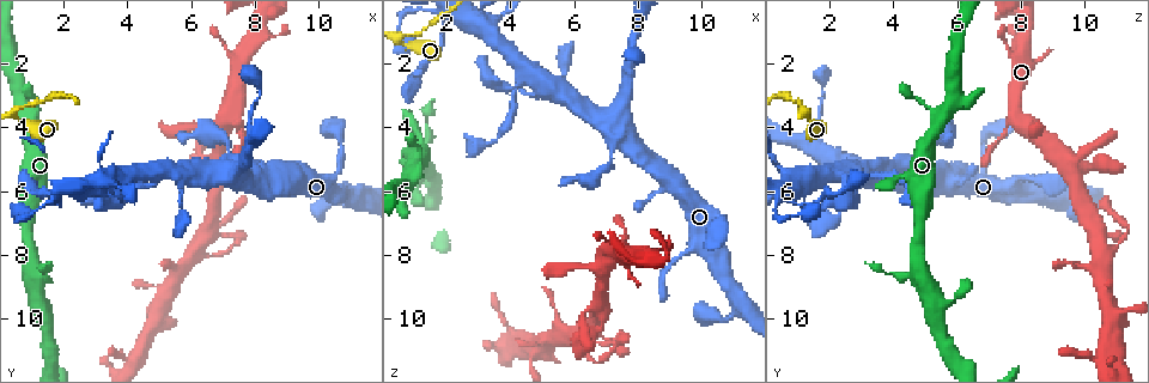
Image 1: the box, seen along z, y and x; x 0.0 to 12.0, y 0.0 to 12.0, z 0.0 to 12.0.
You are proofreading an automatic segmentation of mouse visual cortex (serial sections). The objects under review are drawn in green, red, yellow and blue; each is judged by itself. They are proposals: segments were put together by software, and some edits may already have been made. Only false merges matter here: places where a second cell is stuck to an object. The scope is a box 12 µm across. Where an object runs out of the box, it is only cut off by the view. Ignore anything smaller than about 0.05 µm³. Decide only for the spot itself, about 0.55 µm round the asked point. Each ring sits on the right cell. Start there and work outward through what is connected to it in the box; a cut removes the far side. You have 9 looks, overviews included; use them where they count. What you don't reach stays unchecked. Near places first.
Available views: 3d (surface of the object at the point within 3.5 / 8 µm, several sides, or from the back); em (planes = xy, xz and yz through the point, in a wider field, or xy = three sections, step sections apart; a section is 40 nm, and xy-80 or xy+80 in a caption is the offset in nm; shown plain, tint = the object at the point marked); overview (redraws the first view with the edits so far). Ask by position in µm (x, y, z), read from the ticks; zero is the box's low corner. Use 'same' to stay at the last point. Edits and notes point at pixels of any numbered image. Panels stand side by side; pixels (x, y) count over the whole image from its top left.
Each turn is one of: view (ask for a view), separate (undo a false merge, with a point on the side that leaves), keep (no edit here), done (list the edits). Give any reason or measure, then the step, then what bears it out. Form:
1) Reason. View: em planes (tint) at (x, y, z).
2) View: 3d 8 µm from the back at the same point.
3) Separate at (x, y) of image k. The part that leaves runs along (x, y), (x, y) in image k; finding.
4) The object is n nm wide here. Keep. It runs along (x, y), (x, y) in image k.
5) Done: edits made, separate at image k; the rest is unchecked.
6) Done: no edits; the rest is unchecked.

Three arms meet. View: 3d 3.5 µm at (6.1, 7.8, 10.5).

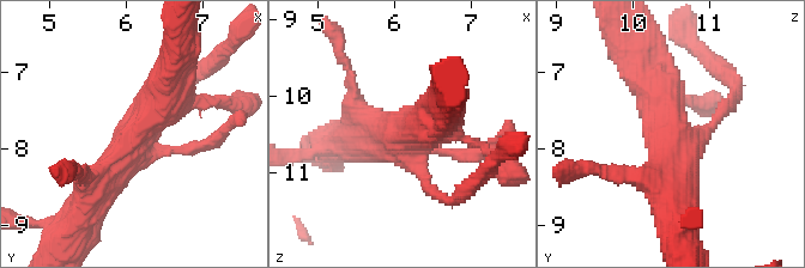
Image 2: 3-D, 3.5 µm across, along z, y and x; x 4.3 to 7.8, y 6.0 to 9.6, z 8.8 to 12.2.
Need the tissue. View: em xy step 1 (tint) at (6.15, 7.75, 10.55).

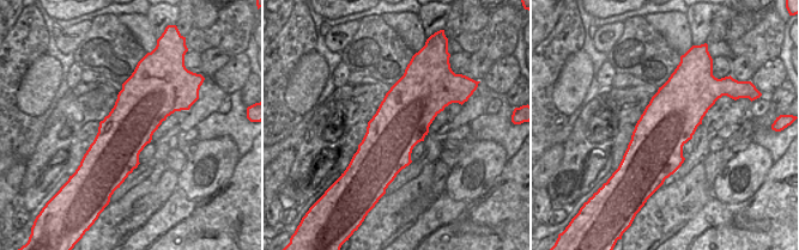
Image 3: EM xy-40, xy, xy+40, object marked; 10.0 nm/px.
View: em xy step 5 (tint) at the same point.

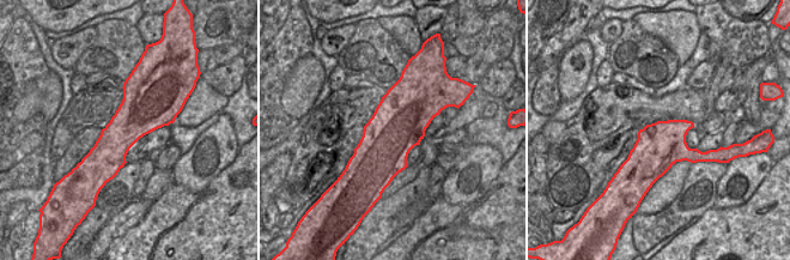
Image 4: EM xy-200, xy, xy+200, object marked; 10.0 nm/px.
Keep. One cell here.

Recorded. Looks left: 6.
Calibre changes. View: 3d 3.5 µm at (9.7, 5.7, 7.8).

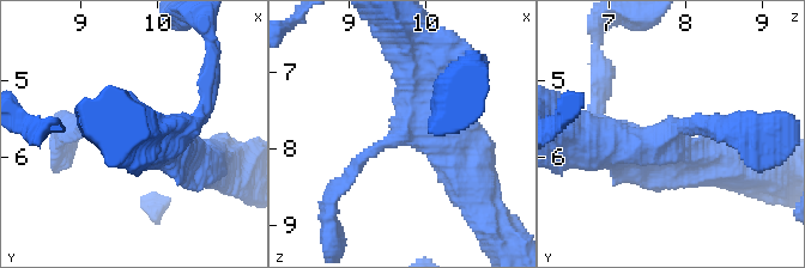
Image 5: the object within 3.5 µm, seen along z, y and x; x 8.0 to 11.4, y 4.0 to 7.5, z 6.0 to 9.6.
The arms are 200, 500 nm wide; now the EM. View: em xy step 3 (tint) at (9.65, 5.70, 7.80).

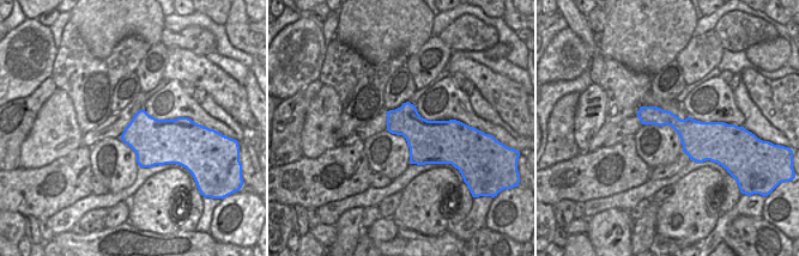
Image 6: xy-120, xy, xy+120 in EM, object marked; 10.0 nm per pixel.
Keep. It runs along (418, 59), (422, 114), (342, 184) in image 5; all the same cell.

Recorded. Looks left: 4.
Three arms meet. View: 3d 3.5 µm at (1.1, 9.5, 5.6).

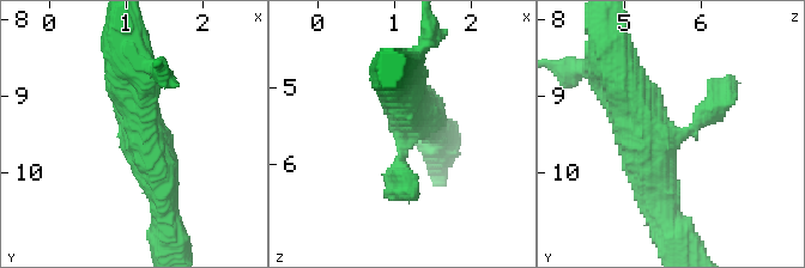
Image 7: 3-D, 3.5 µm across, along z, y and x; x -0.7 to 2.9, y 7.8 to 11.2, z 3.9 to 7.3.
3 arms meet here; the arms are 250, 400, 400 nm wide. View: em xy step 1 (tint) at (1.15, 9.55, 5.55).

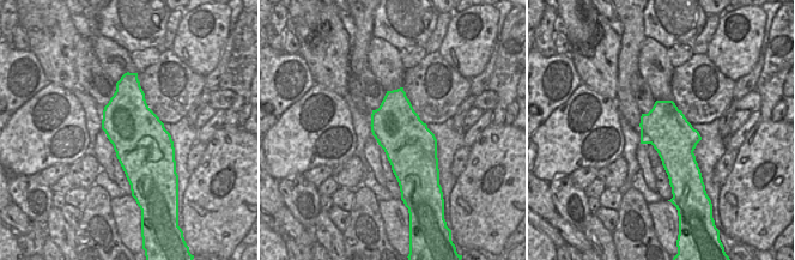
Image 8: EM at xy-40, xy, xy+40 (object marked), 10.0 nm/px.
Keep. It runs along (617, 73), (641, 107), (663, 213) in image 7; all the same cell.

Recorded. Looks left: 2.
Three-way junction. View: 3d 3.5 µm at (7.8, 4.3, 1.4).

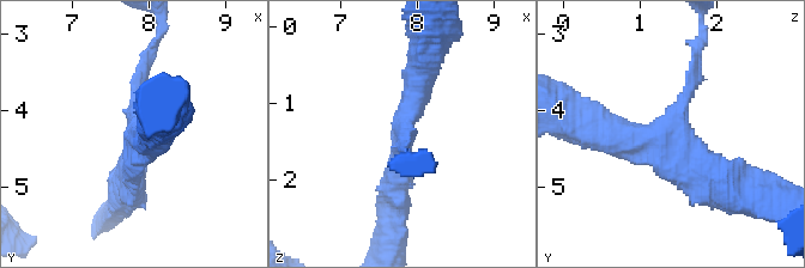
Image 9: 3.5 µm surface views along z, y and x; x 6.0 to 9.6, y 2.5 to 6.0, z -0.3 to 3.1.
3 arms meet here; the arms are 150, 350, 400 nm wide; need the tissue. View: em xy step 5 (tint) at (7.80, 4.35, 1.35).

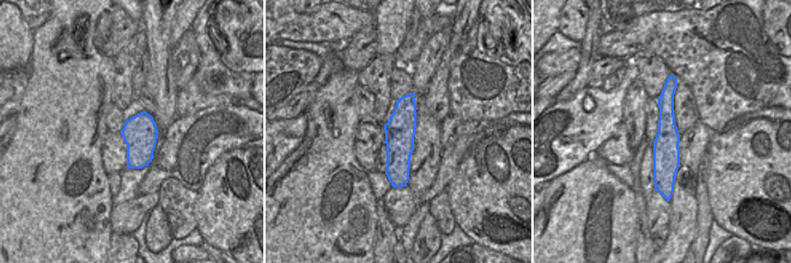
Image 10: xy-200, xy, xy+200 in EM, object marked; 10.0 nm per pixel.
Keep. It runs along (673, 84), (661, 179) in image 10; all the same cell.

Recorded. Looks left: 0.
Done: no edits; the rest is unchecked.

